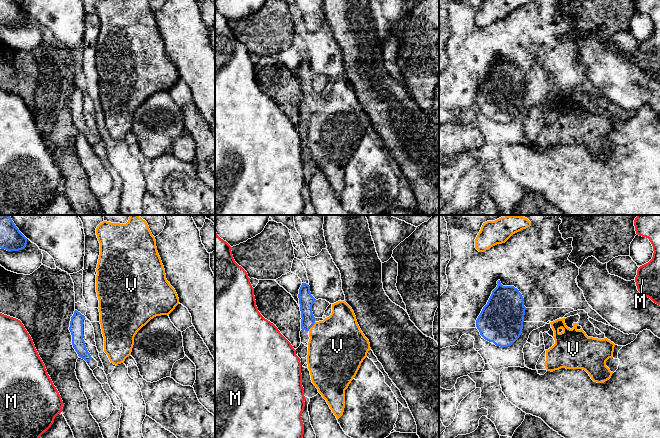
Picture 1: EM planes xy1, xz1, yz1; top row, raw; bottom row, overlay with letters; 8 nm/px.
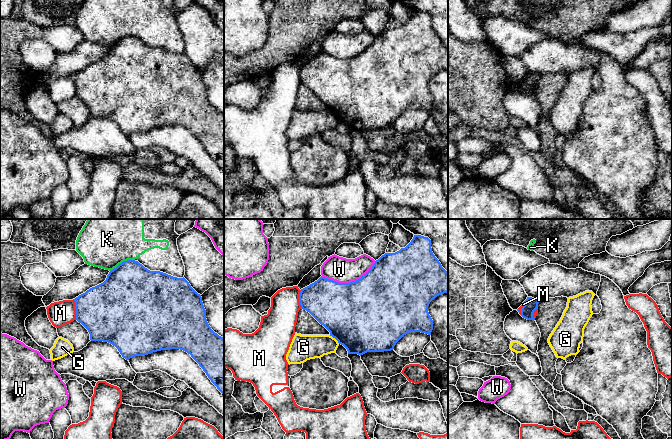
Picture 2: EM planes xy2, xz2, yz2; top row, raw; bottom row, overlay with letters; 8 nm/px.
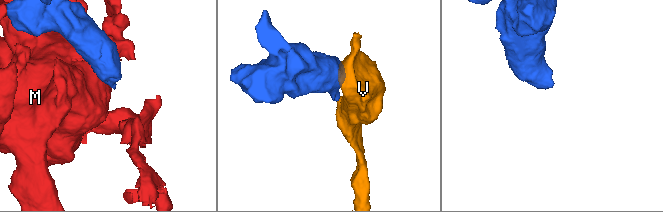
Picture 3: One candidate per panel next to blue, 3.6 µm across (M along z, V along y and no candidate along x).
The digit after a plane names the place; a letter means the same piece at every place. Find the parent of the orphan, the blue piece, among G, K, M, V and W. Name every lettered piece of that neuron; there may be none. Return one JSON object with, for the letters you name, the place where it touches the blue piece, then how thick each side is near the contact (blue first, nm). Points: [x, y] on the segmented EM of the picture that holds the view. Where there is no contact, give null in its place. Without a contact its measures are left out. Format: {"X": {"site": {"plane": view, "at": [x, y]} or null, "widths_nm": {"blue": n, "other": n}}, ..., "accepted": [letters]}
{"V": {"site": {"plane": "xz1", "at": [312, 325]}, "widths_nm": {"blue": 120, "other": 440}}, "accepted": ["V"]}

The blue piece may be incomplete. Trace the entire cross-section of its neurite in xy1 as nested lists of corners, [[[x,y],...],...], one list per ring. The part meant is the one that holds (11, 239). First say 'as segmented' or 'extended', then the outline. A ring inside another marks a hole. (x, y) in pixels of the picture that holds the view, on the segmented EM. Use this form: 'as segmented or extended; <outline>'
as segmented; [[[0,215],[0,248],[19,251],[26,247],[27,238],[19,231],[9,215]]]

